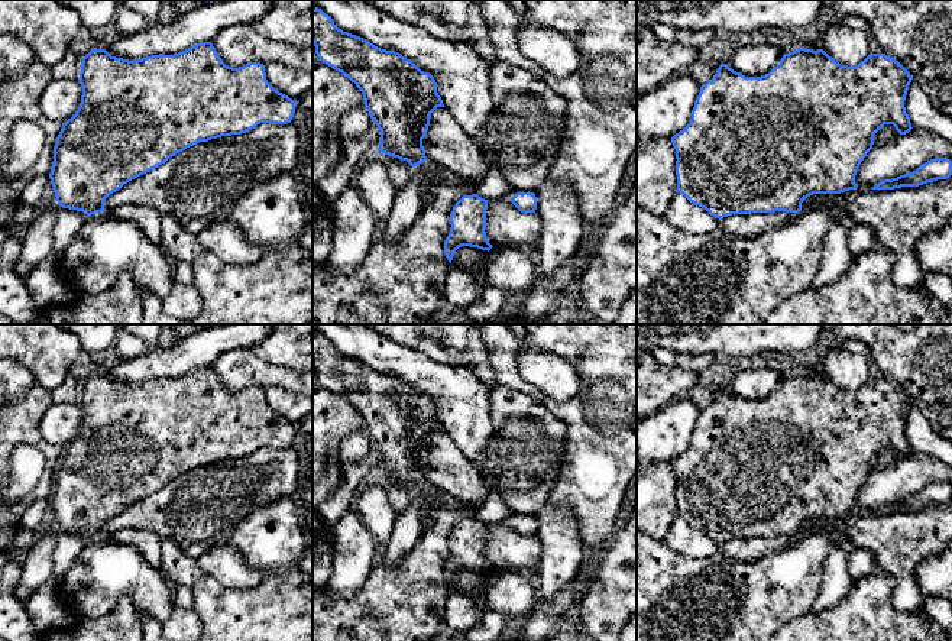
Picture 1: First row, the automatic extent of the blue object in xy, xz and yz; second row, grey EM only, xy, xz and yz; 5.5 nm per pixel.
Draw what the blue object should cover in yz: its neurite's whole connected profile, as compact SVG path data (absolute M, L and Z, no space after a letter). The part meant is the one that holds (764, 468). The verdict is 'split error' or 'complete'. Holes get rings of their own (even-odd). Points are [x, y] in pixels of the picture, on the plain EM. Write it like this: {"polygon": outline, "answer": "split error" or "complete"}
{"polygon": "M803 370L784 378L780 388L761 401L745 401L729 392L726 388L721 388L713 402L700 411L700 417L692 434L690 447L671 462L677 483L677 517L683 518L694 530L705 532L710 540L723 543L732 538L774 535L796 538L802 534L803 524L813 518L841 518L849 514L857 514L855 499L861 486L872 473L874 459L884 449L893 449L900 459L906 459L913 453L904 431L911 404L913 401L910 396L898 385L887 381L885 378L870 378L858 389L848 391L836 386L823 373L813 375Z", "answer": "complete"}

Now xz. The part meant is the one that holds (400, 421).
{"polygon": "M313 333L313 366L320 385L347 401L362 415L365 431L381 454L378 476L407 485L412 492L425 486L422 463L430 450L431 437L444 431L437 407L399 376L375 370L369 365L343 356L331 340Z", "answer": "complete"}

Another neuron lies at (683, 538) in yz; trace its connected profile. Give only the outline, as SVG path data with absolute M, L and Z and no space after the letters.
M680 517L674 518L666 537L666 543L676 553L693 559L703 559L719 553L719 543L710 540L705 532L694 530Z

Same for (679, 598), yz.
M810 531L796 537L790 546L770 553L757 561L739 561L722 553L693 559L676 553L666 541L657 541L647 534L637 532L637 641L768 641L786 624L807 614L813 608L823 586L825 561L832 547L838 543L839 538L828 532Z

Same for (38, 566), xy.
M56 524L42 528L38 541L26 550L22 576L14 589L14 598L23 605L27 603L38 587L54 576L54 551L59 532Z

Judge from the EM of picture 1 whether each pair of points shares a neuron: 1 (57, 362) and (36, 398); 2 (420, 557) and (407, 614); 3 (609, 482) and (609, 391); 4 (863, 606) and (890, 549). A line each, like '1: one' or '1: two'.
1: two
2: one
3: one
4: two

